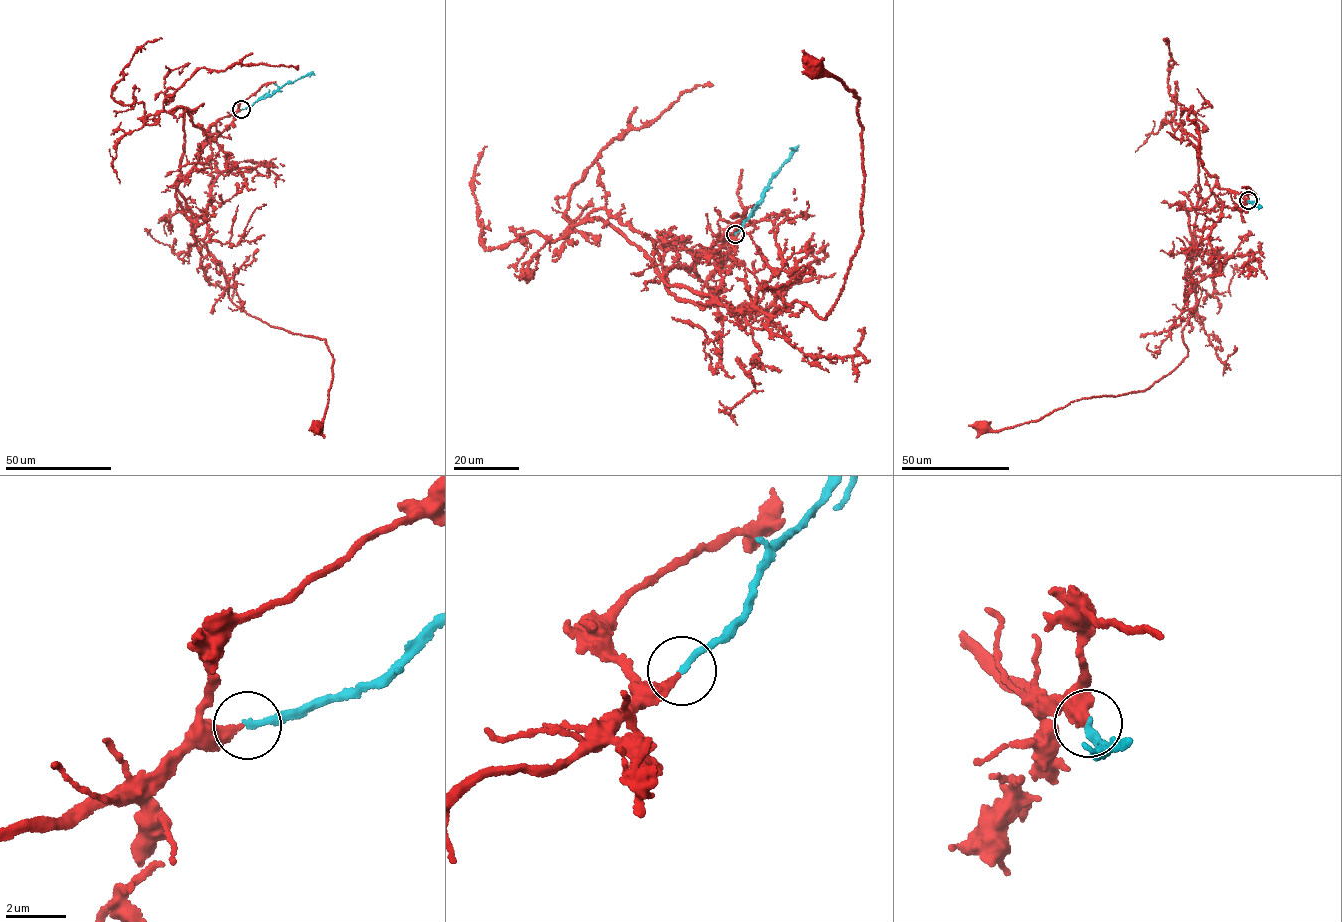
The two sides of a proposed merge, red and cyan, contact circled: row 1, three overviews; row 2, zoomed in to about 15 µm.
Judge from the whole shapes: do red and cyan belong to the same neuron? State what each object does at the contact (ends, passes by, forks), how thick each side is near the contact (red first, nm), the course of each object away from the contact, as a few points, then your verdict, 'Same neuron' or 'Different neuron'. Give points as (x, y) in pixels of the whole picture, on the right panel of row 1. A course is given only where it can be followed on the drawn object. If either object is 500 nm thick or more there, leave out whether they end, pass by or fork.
At the ring red ends. At the ring cyan ends. Thickness 280 nm (red) against 200 nm. Course of red: (1248, 200), (1230, 190), (1209, 210), (1187, 210), (1197, 301), (1176, 368), (1145, 390), (983, 427). Course of cyan: (1248, 200), (1254, 204), (1256, 202), (1260, 206), (1258, 209). Same neuron

